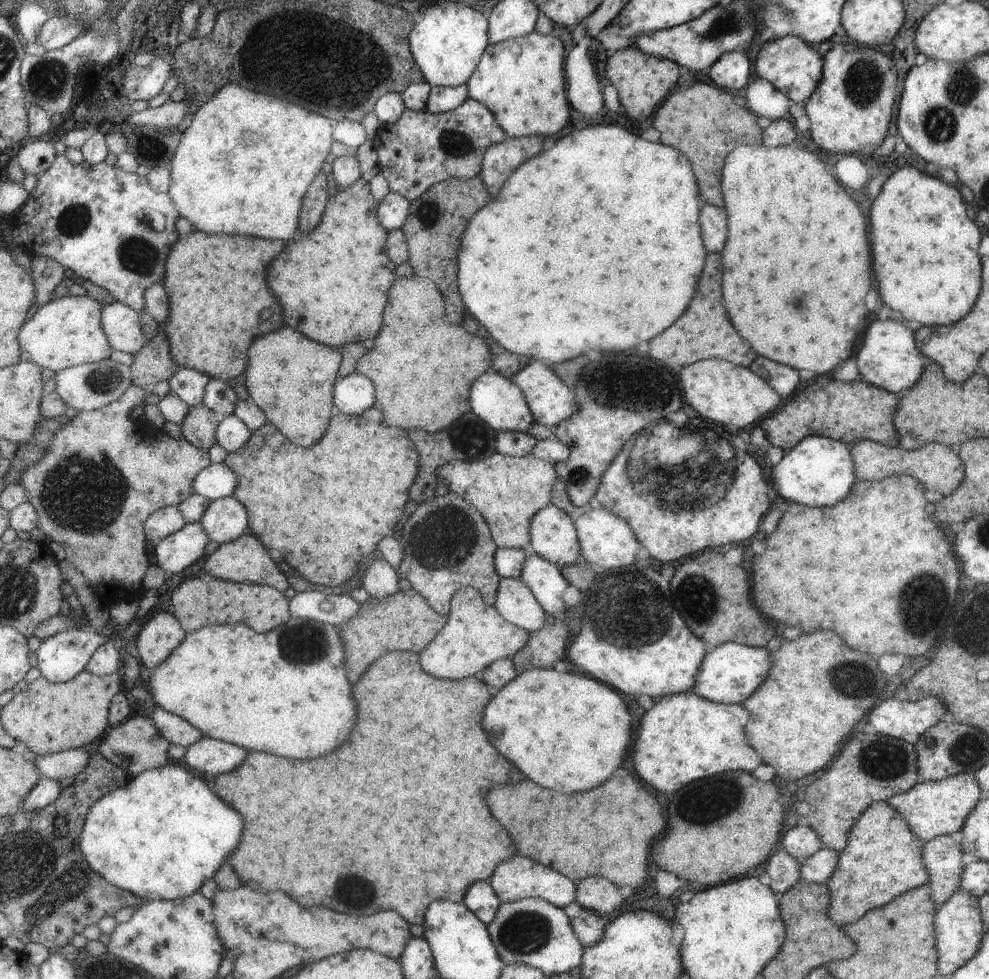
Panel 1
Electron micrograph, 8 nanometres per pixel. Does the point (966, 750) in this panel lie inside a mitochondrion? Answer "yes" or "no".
yes

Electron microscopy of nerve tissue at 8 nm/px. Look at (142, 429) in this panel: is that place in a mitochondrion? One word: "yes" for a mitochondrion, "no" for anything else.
no

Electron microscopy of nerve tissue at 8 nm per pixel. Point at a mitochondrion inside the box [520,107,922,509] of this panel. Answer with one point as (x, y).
(578, 475)

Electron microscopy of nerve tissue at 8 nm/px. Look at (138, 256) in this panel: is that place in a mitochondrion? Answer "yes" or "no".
yes

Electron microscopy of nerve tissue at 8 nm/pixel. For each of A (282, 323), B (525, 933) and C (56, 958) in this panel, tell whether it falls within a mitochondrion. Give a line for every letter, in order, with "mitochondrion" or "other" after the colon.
A: other
B: mitochondrion
C: other

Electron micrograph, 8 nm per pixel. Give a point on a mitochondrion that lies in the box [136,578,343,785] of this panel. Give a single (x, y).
(298, 641)

